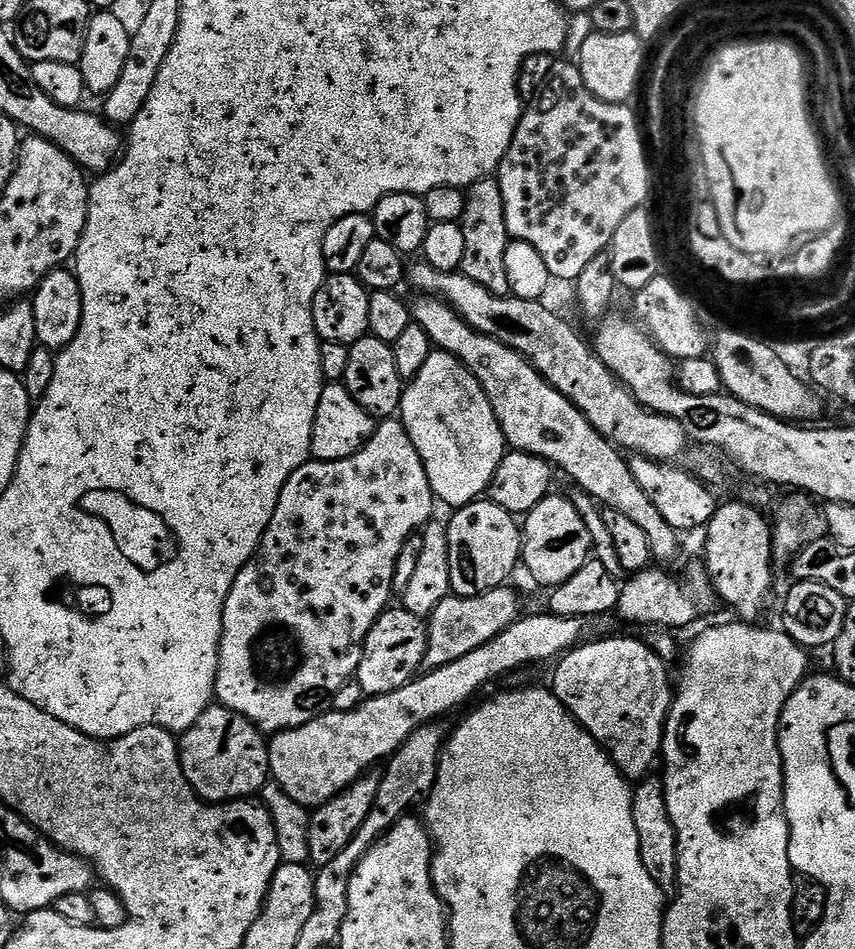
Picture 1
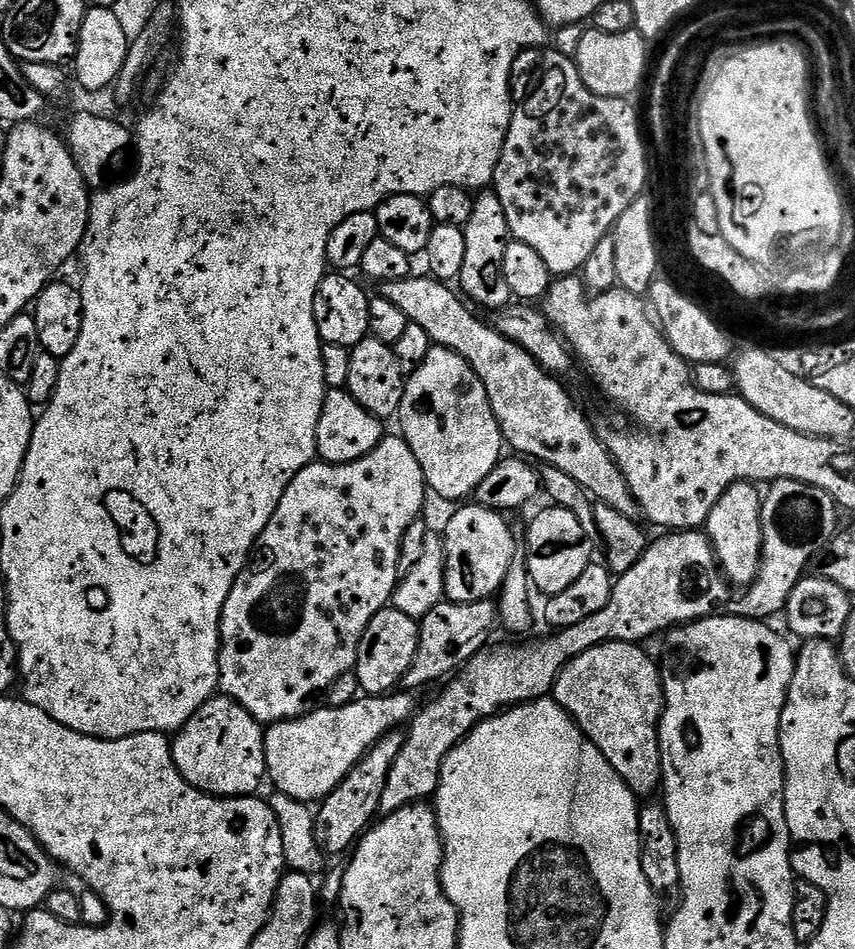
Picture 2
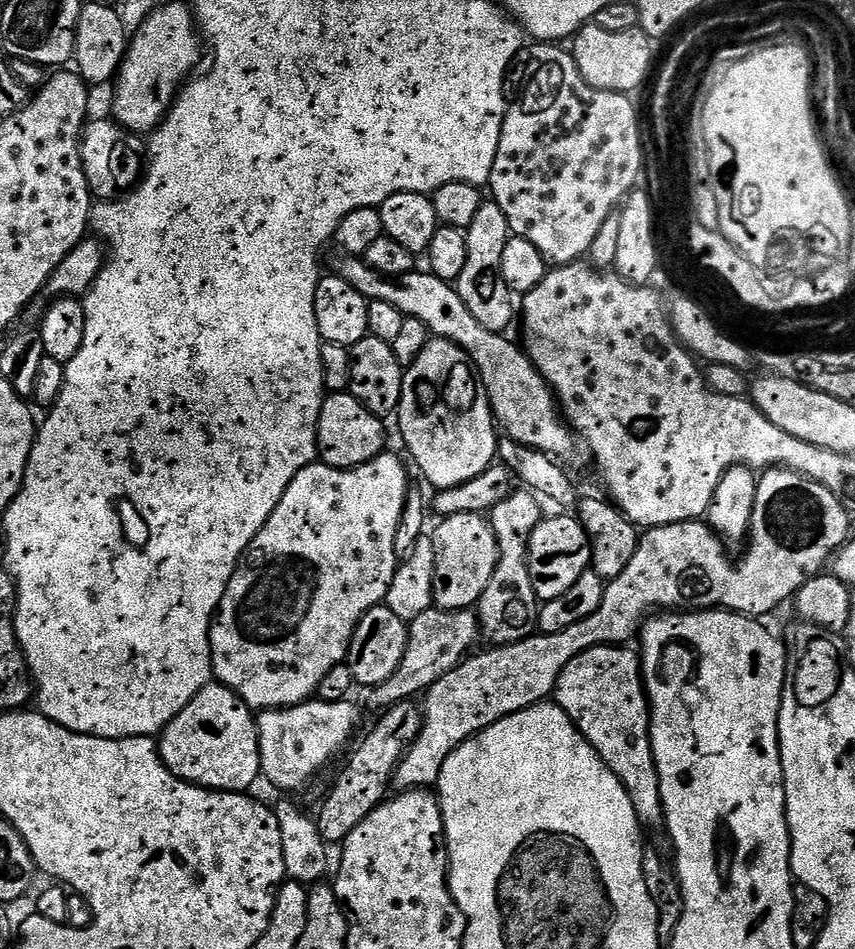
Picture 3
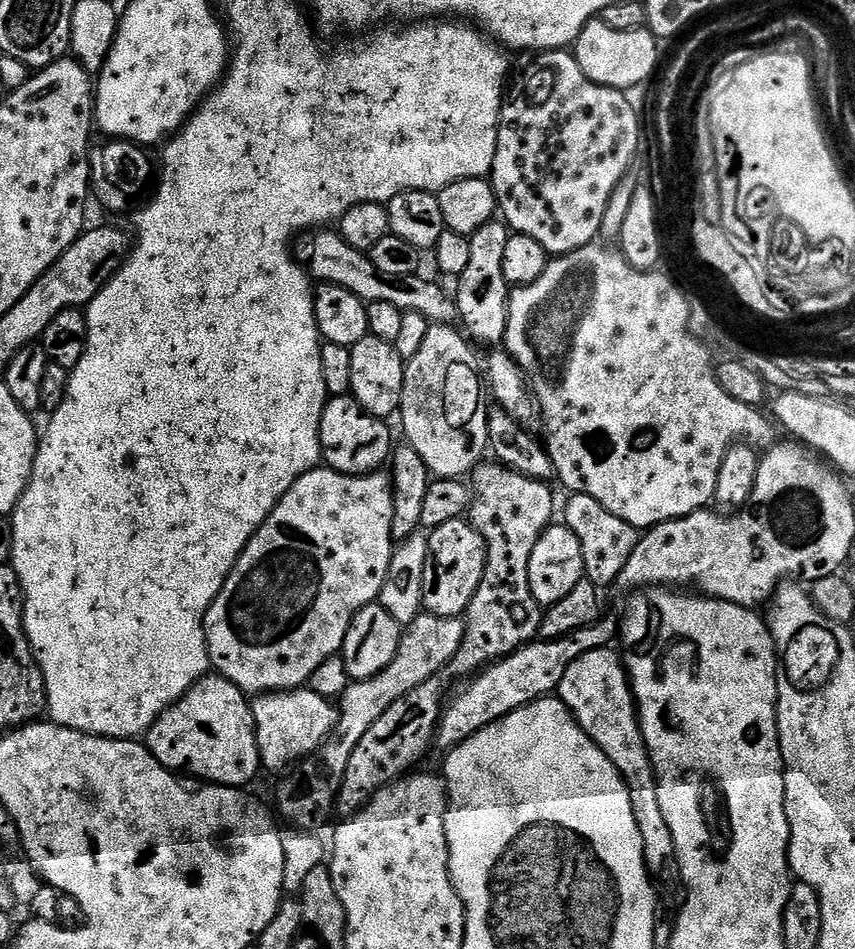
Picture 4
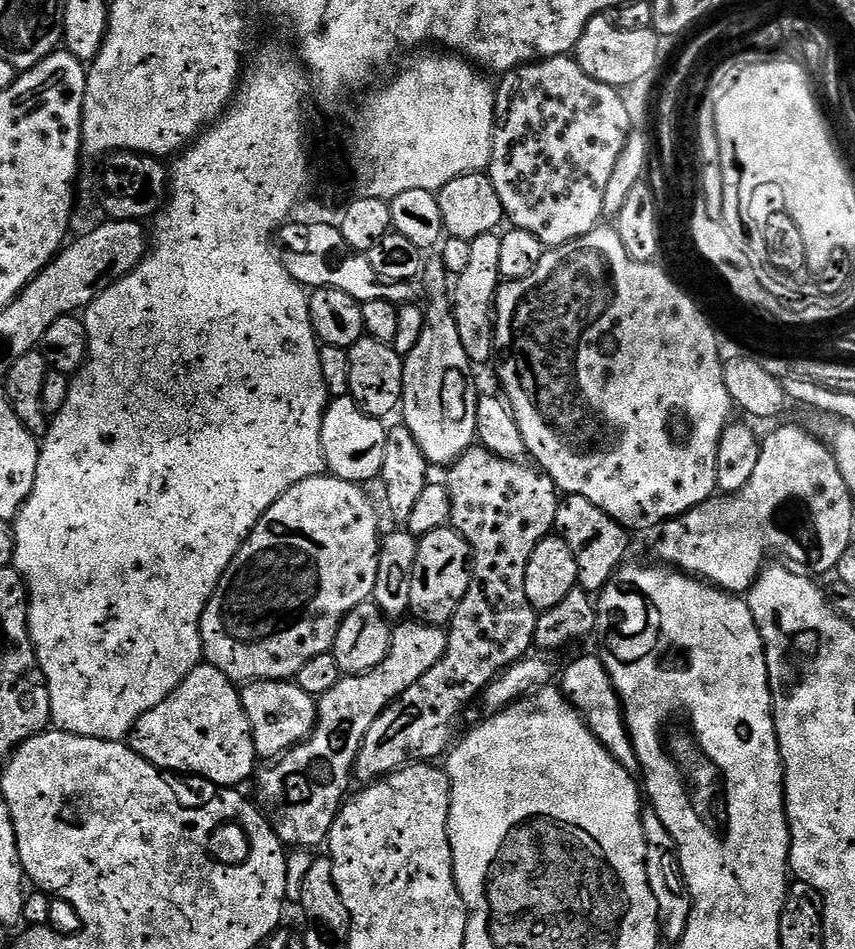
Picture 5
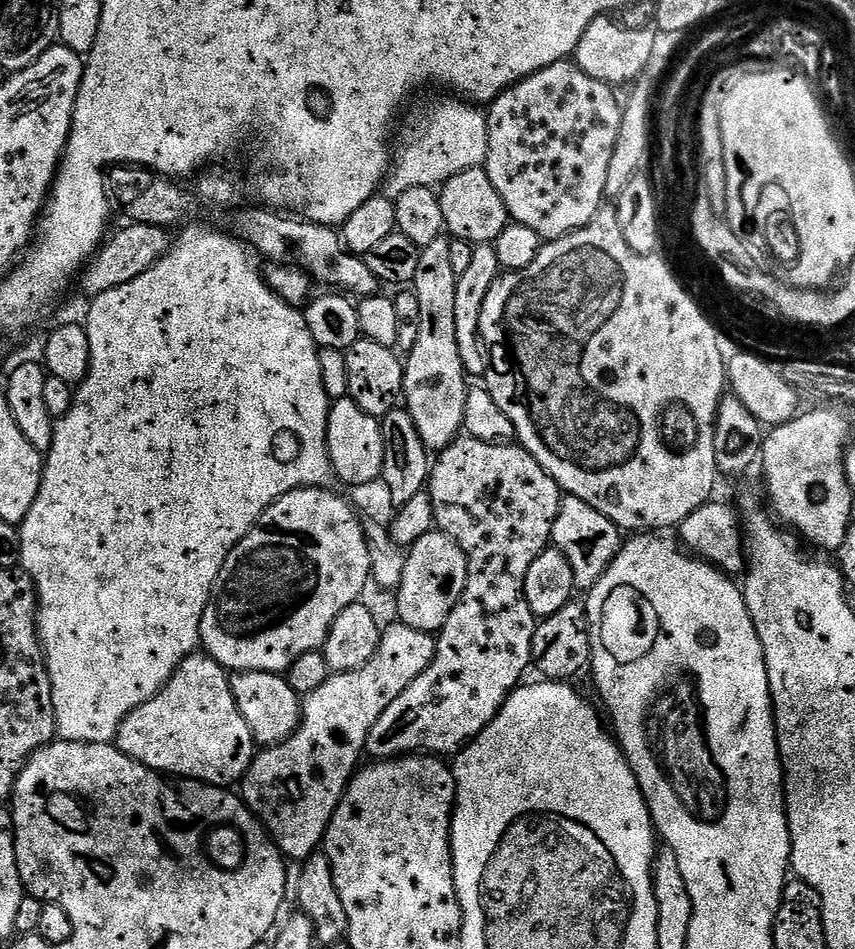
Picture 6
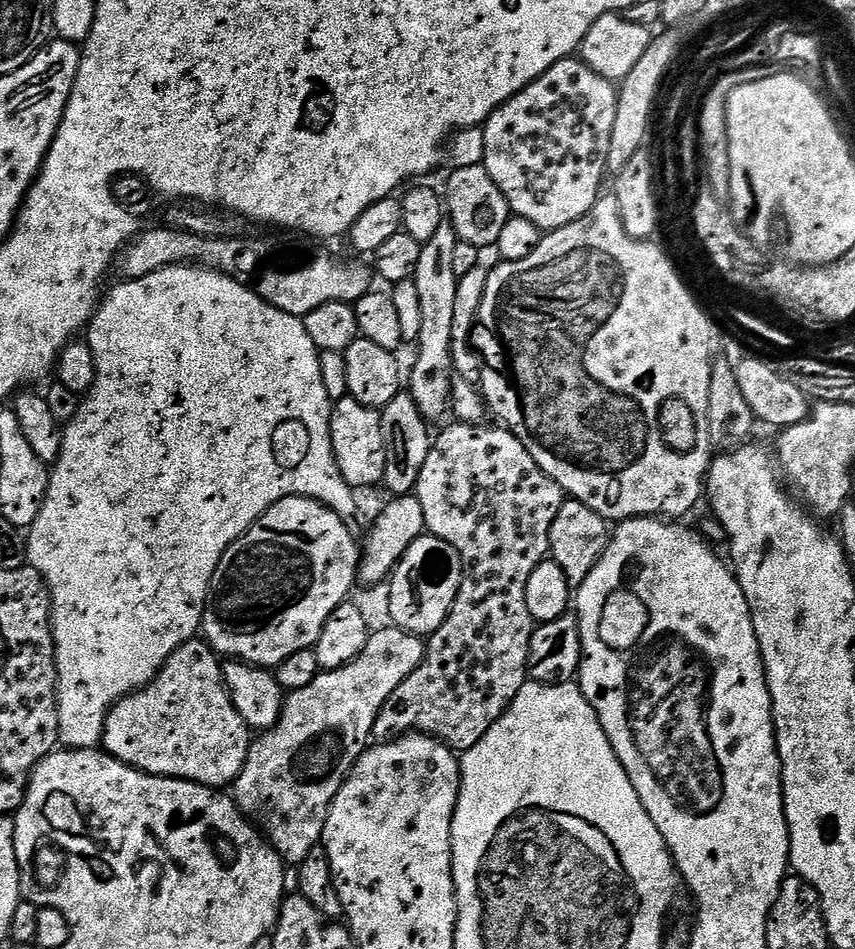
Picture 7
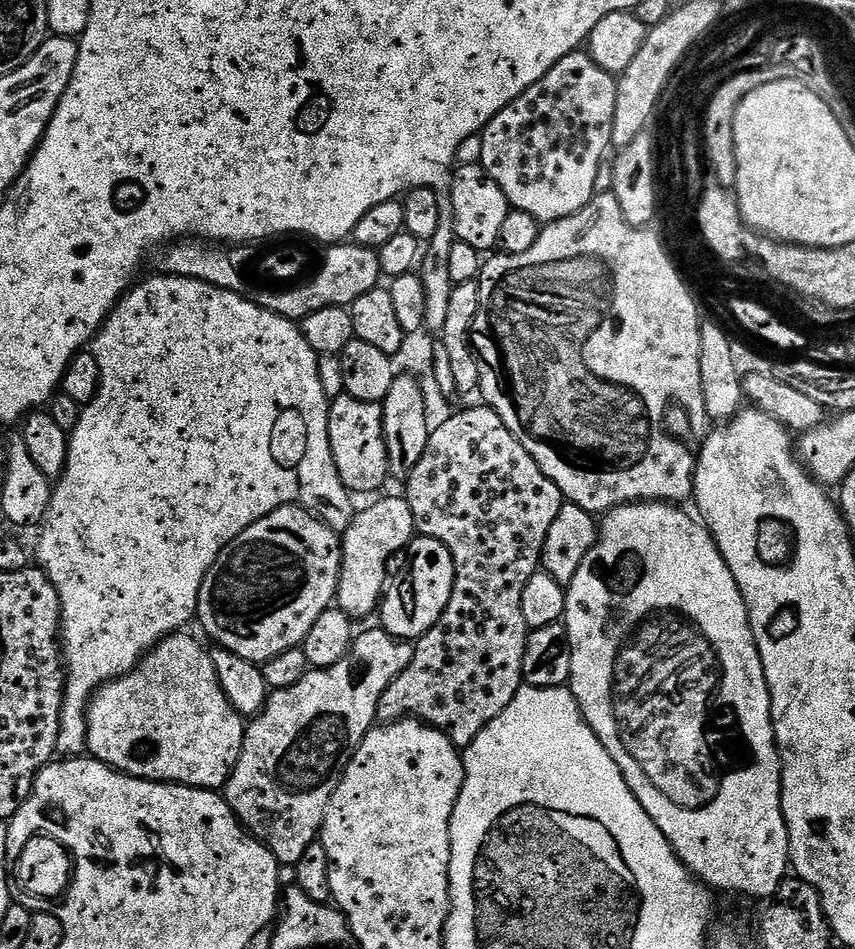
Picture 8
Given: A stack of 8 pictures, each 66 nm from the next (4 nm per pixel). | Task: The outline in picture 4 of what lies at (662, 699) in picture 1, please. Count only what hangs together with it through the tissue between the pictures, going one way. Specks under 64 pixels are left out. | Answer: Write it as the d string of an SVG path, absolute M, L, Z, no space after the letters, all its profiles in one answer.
M611 647L599 648L582 654L582 658L574 658L566 674L562 674L558 698L572 711L578 726L596 743L598 750L610 758L614 770L618 770L620 779L624 781L630 794L630 806L634 806L634 822L638 822L638 834L642 834L644 865L648 868L649 876L661 889L679 889L682 881L674 834L670 834L670 826L666 826L666 817L658 802L656 771L652 759L648 757L648 747L640 729L640 714L636 711L632 685L628 682L621 653L612 651Z

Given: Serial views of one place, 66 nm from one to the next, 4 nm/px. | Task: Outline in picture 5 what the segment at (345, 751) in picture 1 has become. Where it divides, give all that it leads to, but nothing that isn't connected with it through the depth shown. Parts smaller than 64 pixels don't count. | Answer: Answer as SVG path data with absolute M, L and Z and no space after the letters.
M254 680L240 688L240 701L246 710L246 718L250 718L252 737L256 747L256 755L261 761L272 762L290 751L295 744L306 740L316 727L317 697L306 694L292 680Z

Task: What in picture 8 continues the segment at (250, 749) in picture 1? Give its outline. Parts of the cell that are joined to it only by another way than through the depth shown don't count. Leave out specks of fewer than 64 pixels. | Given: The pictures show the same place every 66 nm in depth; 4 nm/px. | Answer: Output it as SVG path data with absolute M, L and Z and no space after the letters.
M181 630L173 632L171 636L160 641L143 660L137 664L133 672L128 672L125 676L117 676L115 680L109 680L103 688L96 689L88 706L88 742L87 751L91 759L101 760L112 768L126 773L128 776L136 776L139 780L159 780L169 784L184 784L188 788L207 788L209 790L223 789L228 783L230 774L240 757L242 742L244 741L244 729L246 727L245 717L239 716L230 706L222 686L218 682L218 674L214 670L211 651L203 648L192 636L187 636L187 631Z

